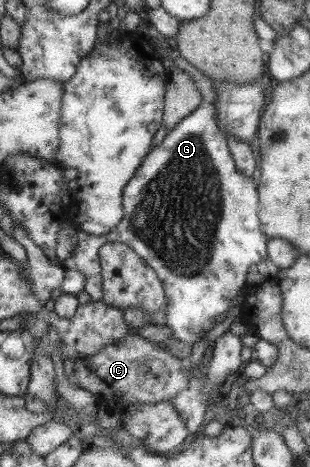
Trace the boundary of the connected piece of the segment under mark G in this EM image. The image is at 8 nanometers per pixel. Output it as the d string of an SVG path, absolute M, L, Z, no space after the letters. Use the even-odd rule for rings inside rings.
M201 102L188 116L179 120L158 145L152 146L139 164L134 177L122 189L122 220L108 234L102 236L77 231L74 234L76 246L62 264L63 268L76 269L85 274L83 290L92 301L98 301L102 282L99 248L108 242L125 244L156 273L167 302L165 326L171 330L171 336L176 342L189 345L204 340L207 332L213 328L216 316L225 314L229 310L231 299L247 289L244 280L248 266L267 258L268 238L260 228L259 204L254 183L252 178L237 172L227 145L226 133L218 126L216 113L212 104ZM162 220L164 226L170 224L170 234L166 232L164 238Z

